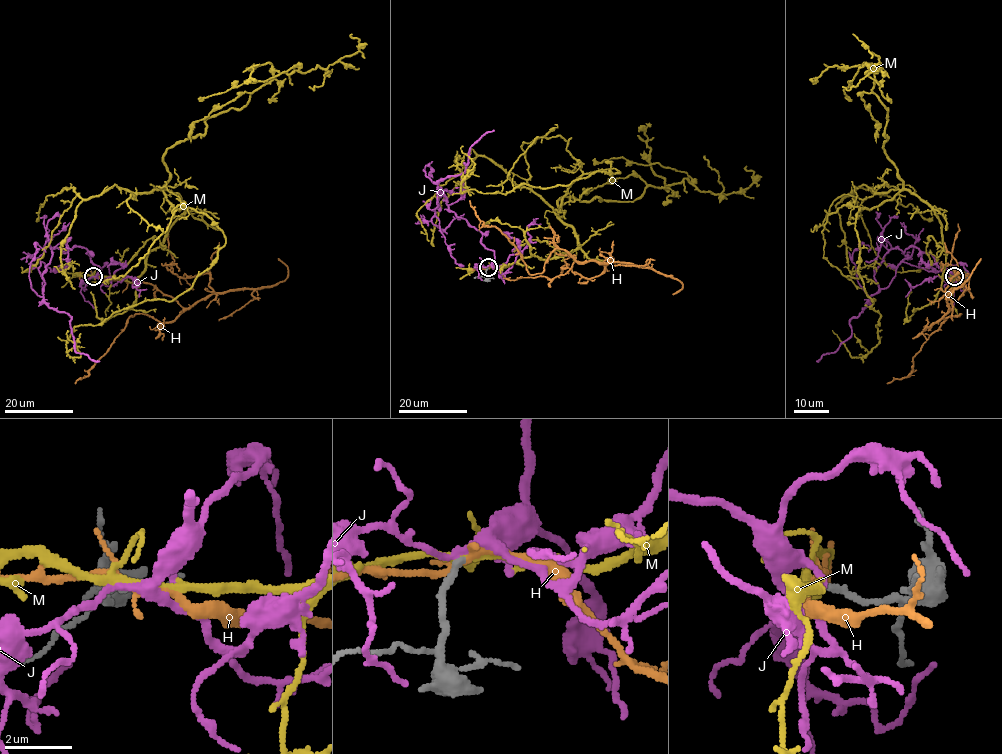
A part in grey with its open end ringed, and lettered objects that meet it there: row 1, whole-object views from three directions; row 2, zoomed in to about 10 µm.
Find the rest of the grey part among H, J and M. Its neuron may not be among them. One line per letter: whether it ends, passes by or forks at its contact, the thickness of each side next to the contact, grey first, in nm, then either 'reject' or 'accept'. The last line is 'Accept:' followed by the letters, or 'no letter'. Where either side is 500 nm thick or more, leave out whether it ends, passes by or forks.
H: it forks there; 200 nm thick on the grey side, 190 nm on the other; reject
J: it passes by; 200 nm thick on the grey side, 220 nm on the other; reject
M: it forks there; 200 nm thick on the grey side, 200 nm on the other; reject
Accept: no letter

